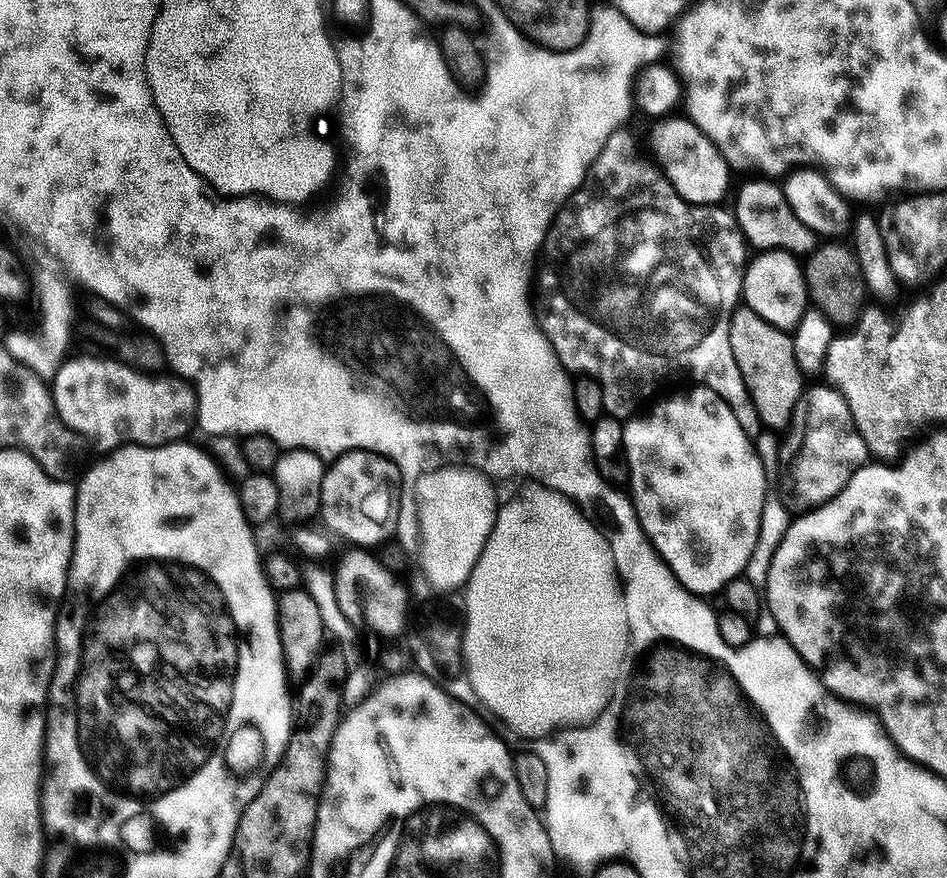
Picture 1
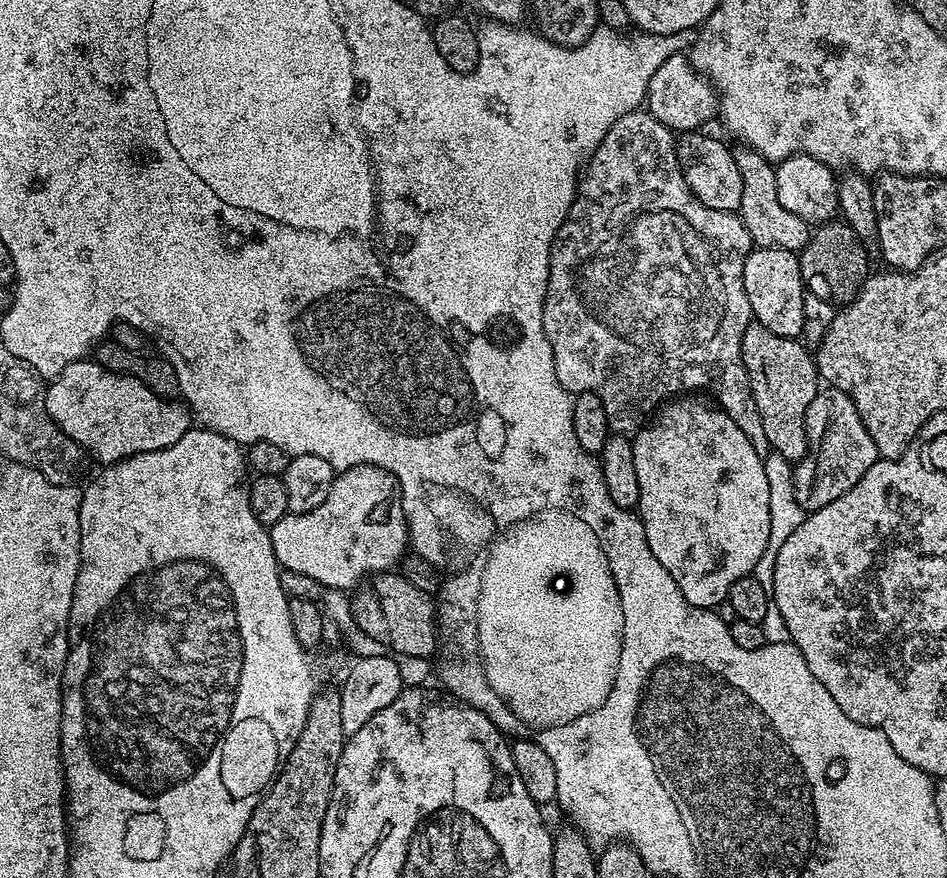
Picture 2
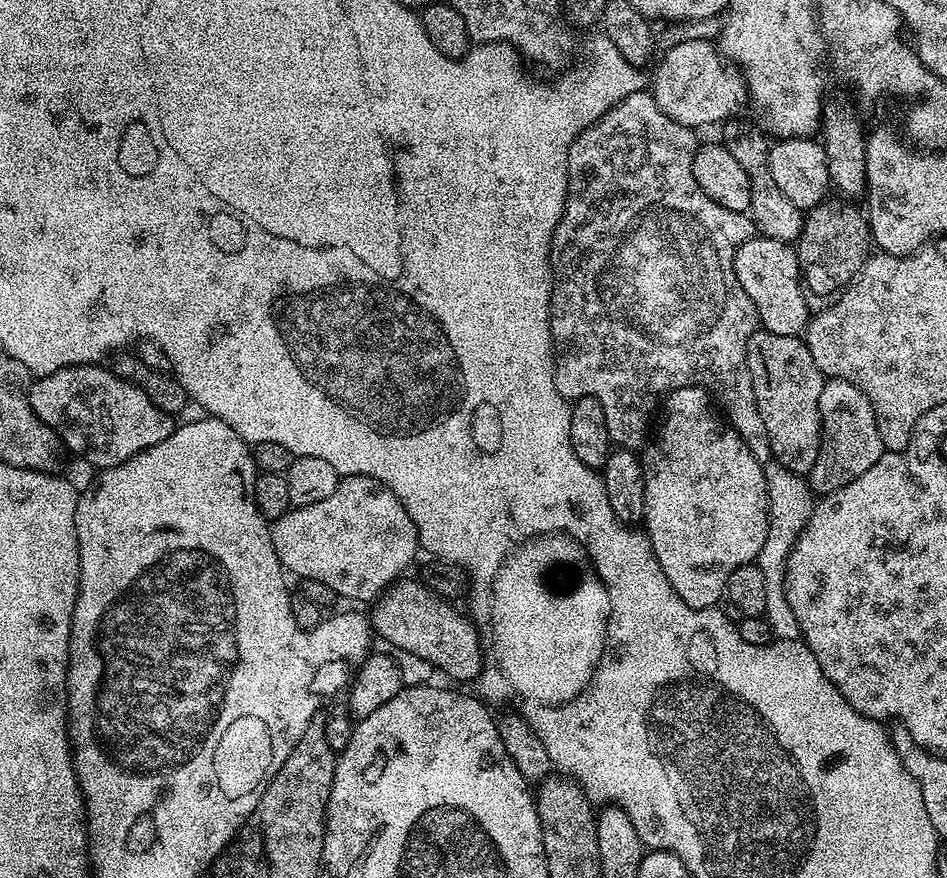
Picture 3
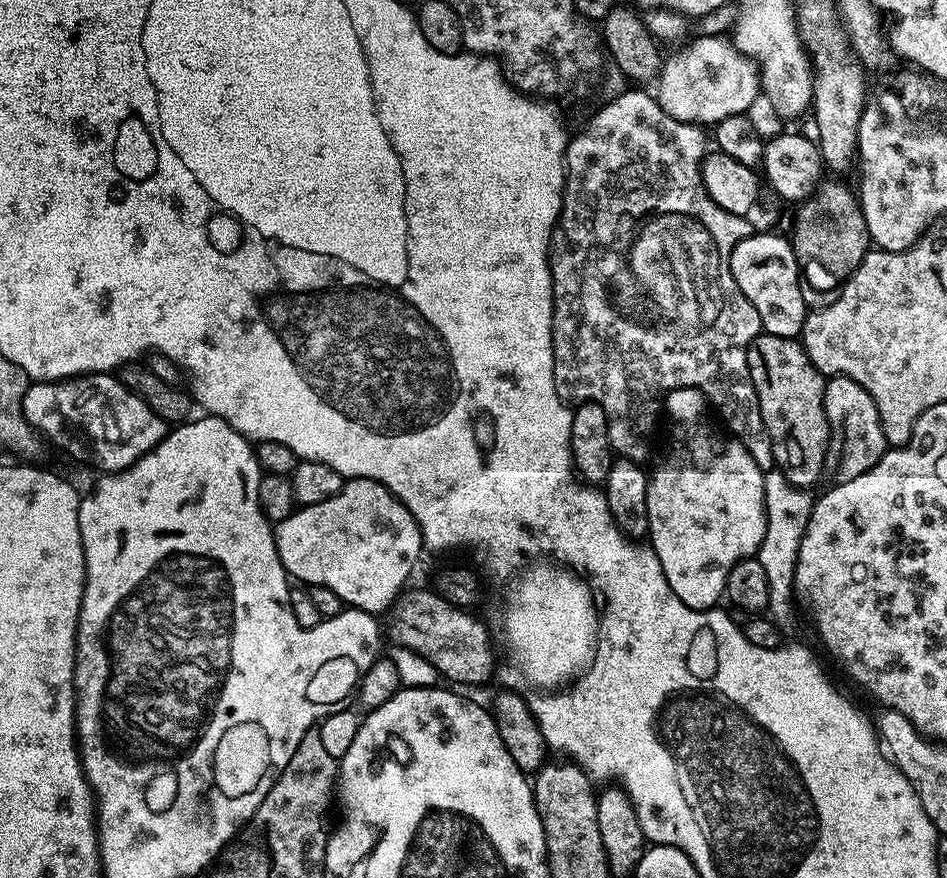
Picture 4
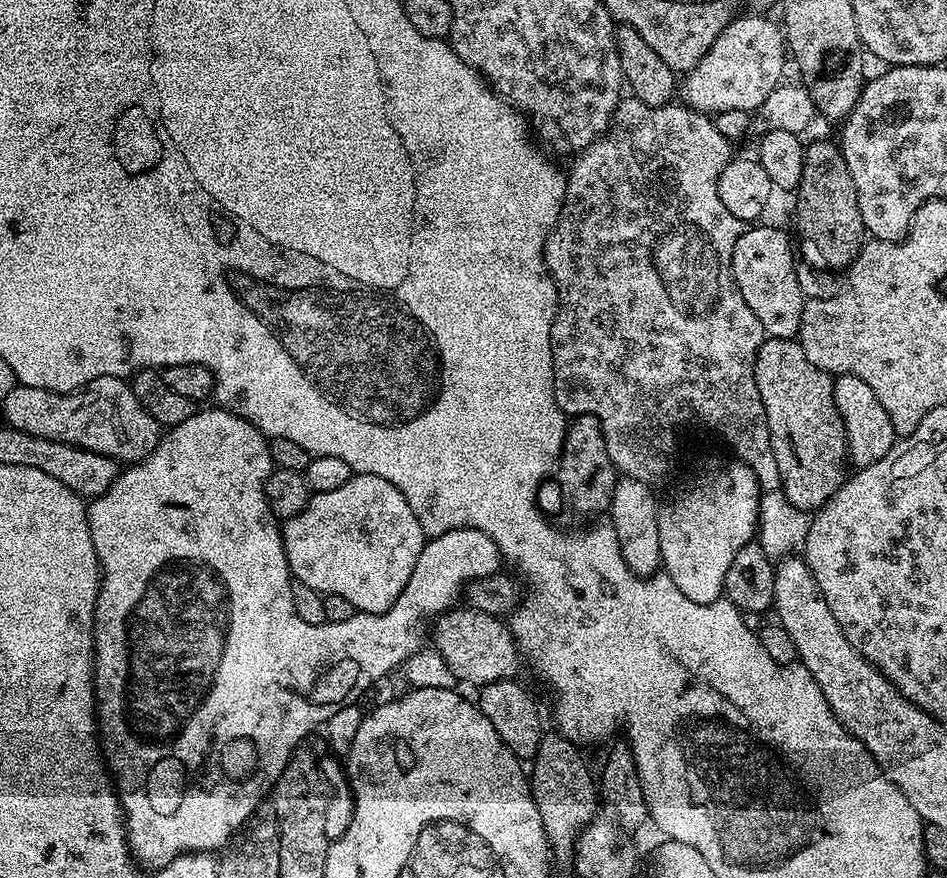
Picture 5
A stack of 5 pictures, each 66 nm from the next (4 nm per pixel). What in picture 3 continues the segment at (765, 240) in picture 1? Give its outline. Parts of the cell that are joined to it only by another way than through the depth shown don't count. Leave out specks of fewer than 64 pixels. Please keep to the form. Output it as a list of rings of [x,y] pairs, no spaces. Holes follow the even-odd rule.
[[[730,118],[721,125],[720,142],[737,159],[738,166],[746,170],[747,177],[750,178],[751,206],[748,212],[753,219],[753,225],[765,239],[793,243],[800,236],[803,211],[794,206],[778,190],[777,183],[774,182],[769,170],[768,150],[770,146],[768,142],[765,142],[761,132],[754,125],[736,119],[740,118]]]

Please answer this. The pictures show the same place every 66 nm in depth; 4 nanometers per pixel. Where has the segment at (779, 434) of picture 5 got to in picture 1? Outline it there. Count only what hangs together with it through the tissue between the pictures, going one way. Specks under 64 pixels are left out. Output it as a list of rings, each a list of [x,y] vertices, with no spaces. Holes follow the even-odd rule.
[[[738,306],[730,318],[730,350],[734,350],[734,362],[738,362],[742,382],[746,382],[761,425],[768,430],[786,427],[796,412],[796,404],[798,412],[806,391],[805,373],[796,361],[793,337],[781,328],[770,326],[770,322],[763,320],[753,308]]]

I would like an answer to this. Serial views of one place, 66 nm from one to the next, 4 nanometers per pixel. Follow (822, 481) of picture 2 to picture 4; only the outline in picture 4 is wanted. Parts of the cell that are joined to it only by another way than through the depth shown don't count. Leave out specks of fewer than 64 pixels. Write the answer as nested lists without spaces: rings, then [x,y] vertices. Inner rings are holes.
[[[834,376],[824,385],[824,409],[830,433],[824,467],[835,483],[850,482],[850,478],[858,478],[858,474],[866,474],[866,470],[875,466],[889,447],[882,434],[878,406],[874,406],[874,398],[858,382],[849,376]]]

